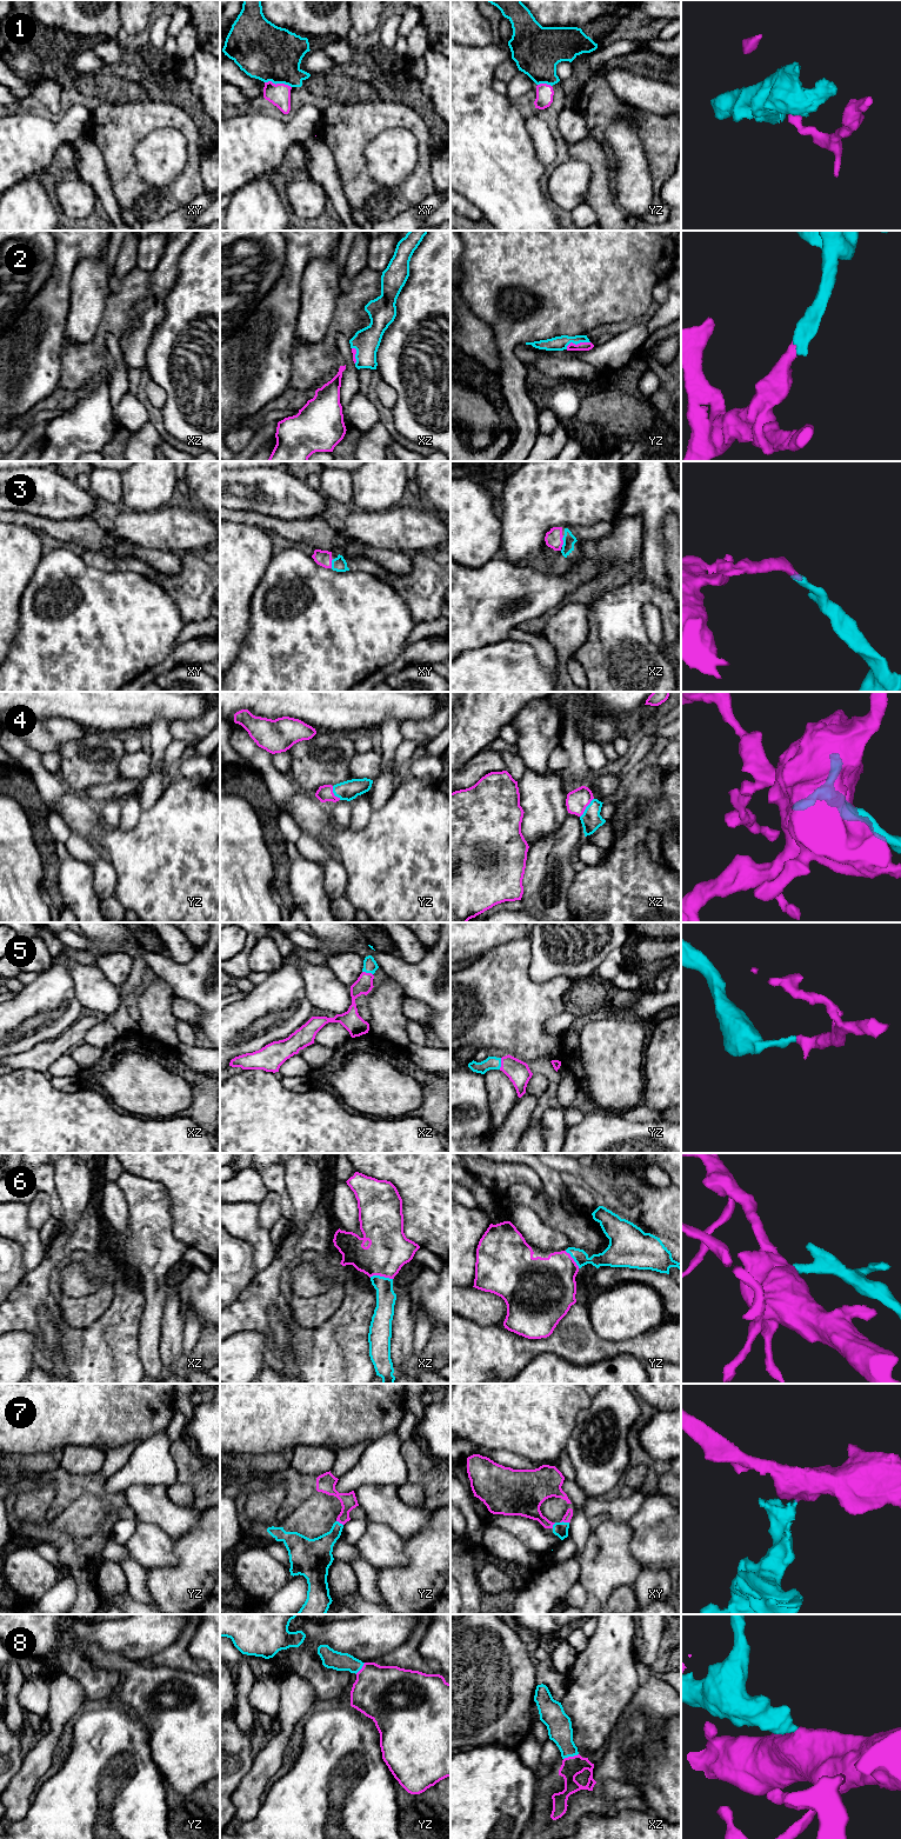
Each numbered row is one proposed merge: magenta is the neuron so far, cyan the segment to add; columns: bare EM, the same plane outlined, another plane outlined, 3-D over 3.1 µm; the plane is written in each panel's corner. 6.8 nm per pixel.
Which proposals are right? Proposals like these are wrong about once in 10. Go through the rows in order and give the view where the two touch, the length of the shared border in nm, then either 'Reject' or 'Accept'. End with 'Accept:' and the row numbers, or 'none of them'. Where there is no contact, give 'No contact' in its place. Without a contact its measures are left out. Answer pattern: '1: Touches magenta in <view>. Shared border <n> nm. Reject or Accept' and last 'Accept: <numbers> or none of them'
1: Touches magenta in xy. Shared border 190 nm. Accept
2: Touches magenta in yz. Shared border 180 nm. Accept
3: Touches magenta in xz. Shared border 80 nm. Accept
4: Touches magenta in xz. Shared border 160 nm. Accept
5: Touches magenta in yz. Shared border 80 nm. Accept
6: Touches magenta in xz. Shared border 160 nm. Accept
7: Touches magenta in xy. Shared border 60 nm. Accept
8: Touches magenta in xz. Shared border 110 nm. Accept
Accept: 1, 2, 3, 4, 5, 6, 7, 8

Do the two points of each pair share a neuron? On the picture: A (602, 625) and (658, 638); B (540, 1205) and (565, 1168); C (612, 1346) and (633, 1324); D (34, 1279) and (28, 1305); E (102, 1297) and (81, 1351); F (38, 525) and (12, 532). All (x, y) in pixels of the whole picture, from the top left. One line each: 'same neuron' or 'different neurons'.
A: different neurons
B: different neurons
C: different neurons
D: same neuron
E: different neurons
F: different neurons

